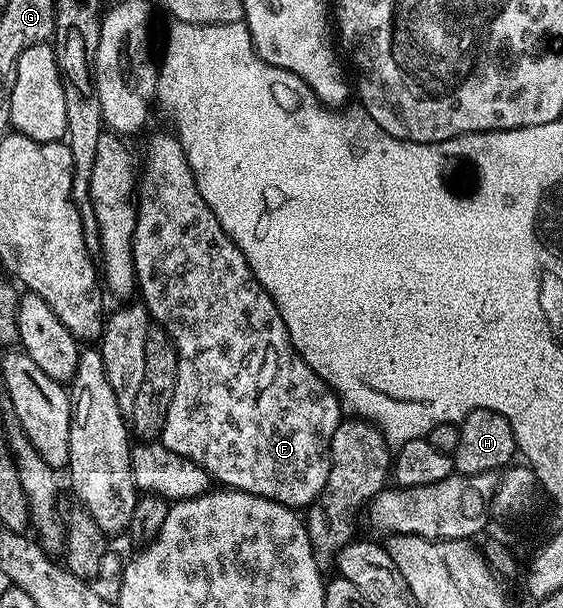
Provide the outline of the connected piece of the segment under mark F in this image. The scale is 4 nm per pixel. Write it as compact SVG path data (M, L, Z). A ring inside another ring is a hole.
M170 130L159 131L147 143L147 160L141 163L141 174L137 179L137 198L135 205L135 228L133 229L133 265L135 266L135 281L141 302L147 309L148 316L158 326L167 332L167 336L173 341L175 352L179 354L177 361L177 385L173 389L173 401L167 410L165 417L165 429L161 436L163 446L168 447L173 453L181 457L189 457L201 469L211 474L212 480L219 479L224 488L233 491L244 491L260 495L266 499L277 501L281 505L292 509L307 509L311 503L320 498L329 481L329 469L331 468L331 442L333 433L341 421L341 404L335 396L331 386L324 381L297 353L289 333L285 329L285 321L281 321L281 313L277 305L269 297L269 293L259 281L253 281L254 273L247 263L241 263L241 273L233 271L229 267L229 241L231 238L221 229L217 217L205 205L201 193L197 189L197 181L193 177L193 169L189 169L189 161L185 157L179 136Z

